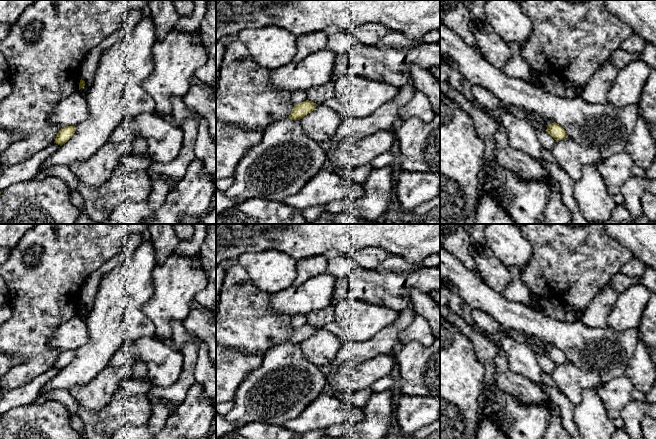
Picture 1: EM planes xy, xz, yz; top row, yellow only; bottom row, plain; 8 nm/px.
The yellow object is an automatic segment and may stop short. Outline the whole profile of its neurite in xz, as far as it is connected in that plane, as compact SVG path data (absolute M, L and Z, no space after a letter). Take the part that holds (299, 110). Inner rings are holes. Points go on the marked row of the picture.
M306 100L302 103L298 103L293 106L291 114L289 115L289 119L291 120L300 120L308 113L312 112L318 104Z

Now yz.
M553 122L550 124L546 131L557 141L564 140L568 137L566 131L557 123Z

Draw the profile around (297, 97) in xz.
M295 91L291 94L291 100L294 105L298 103L302 103L307 100L307 92L306 91Z

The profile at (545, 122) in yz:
M529 112L529 118L538 121L543 126L544 130L546 130L547 127L553 123L552 120L546 117L540 116L538 114L535 114L533 112Z

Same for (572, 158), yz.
M570 137L557 140L551 153L573 182L580 179L585 166L592 164L598 166L602 162L598 150L581 147Z

